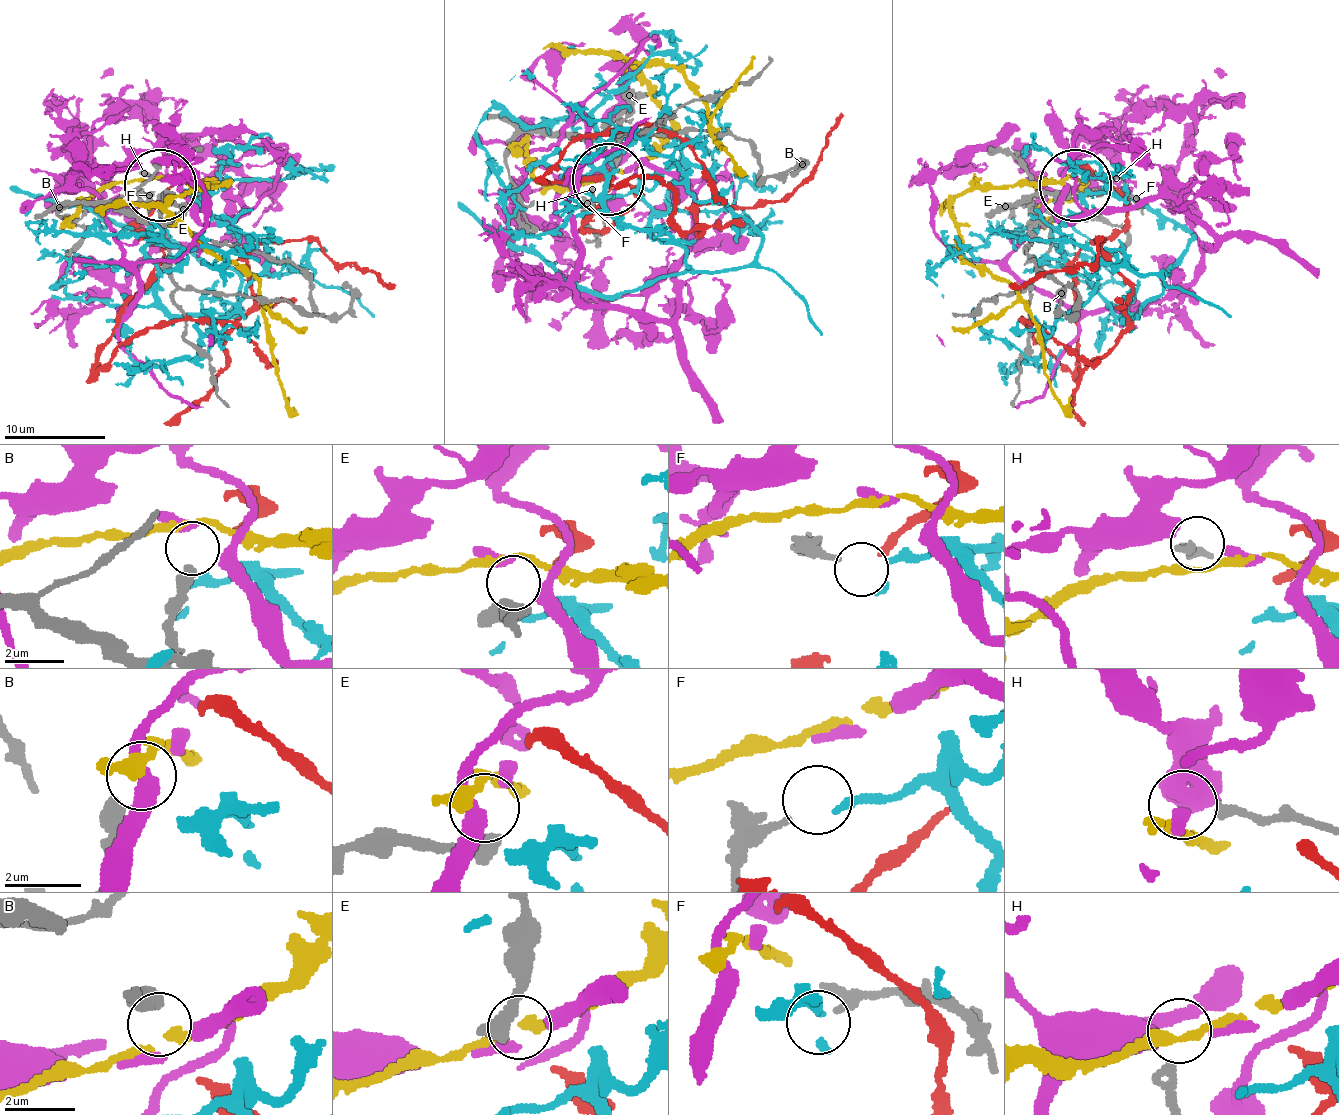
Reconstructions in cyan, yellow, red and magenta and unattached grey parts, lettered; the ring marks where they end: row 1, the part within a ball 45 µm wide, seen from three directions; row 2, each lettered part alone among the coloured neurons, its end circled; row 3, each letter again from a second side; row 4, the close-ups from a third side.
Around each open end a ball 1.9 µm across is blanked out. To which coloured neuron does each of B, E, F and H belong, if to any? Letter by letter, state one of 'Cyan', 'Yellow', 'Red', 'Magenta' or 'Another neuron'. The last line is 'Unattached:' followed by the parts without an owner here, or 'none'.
B: Another neuron
E: Another neuron
F: Cyan
H: Another neuron
Unattached: B, E, H

